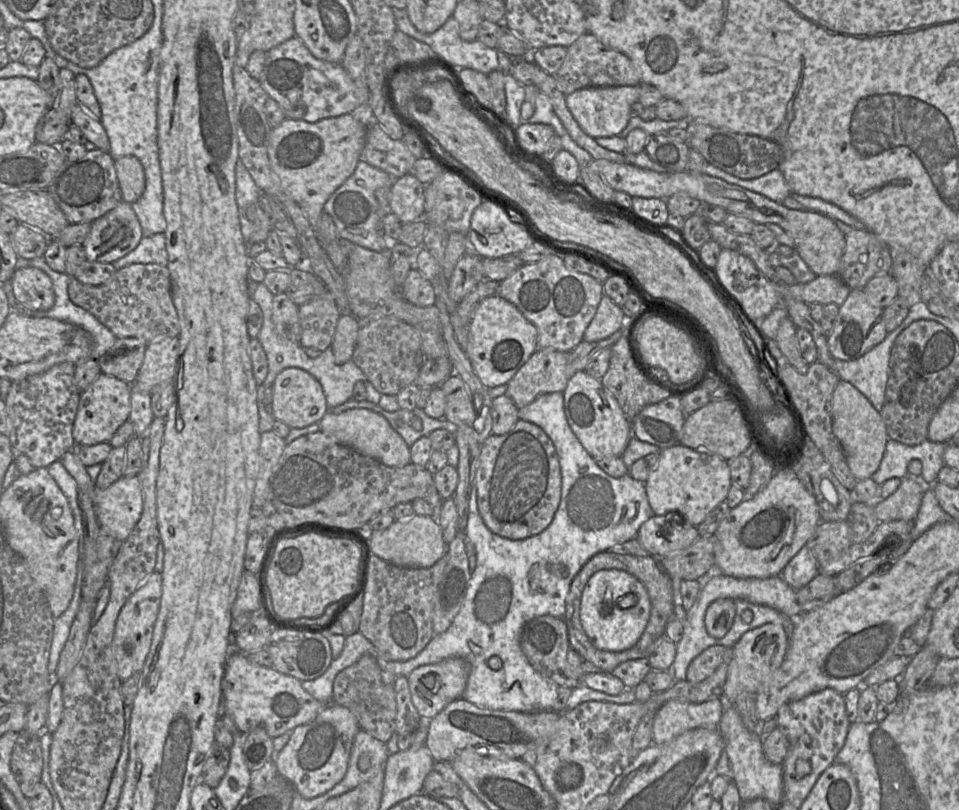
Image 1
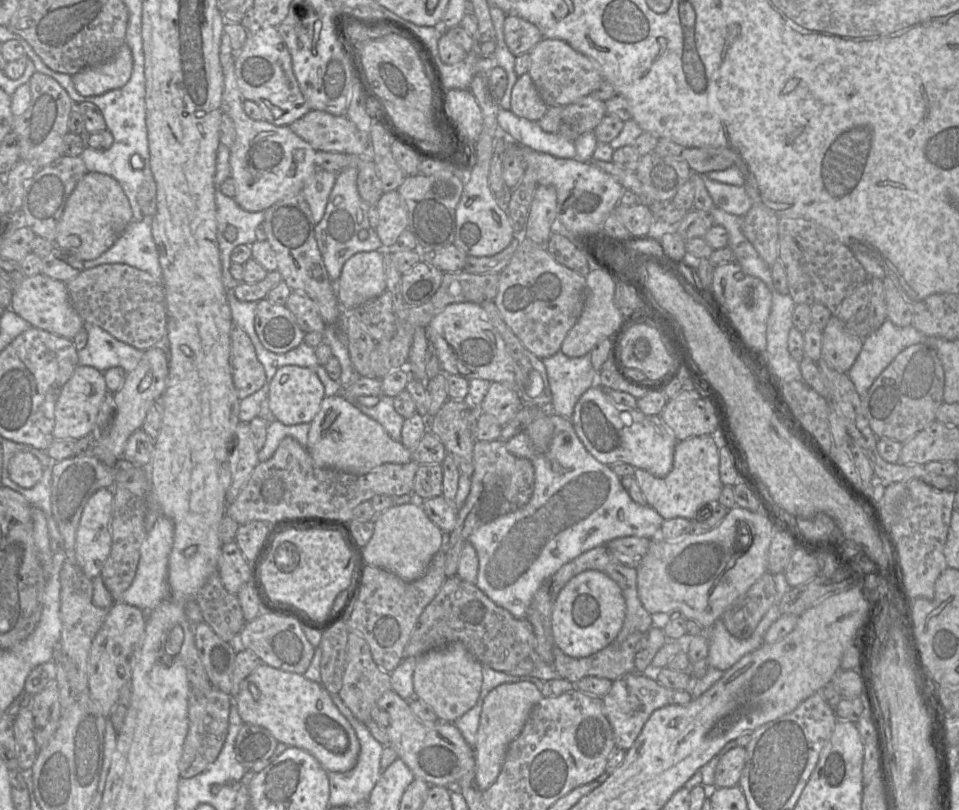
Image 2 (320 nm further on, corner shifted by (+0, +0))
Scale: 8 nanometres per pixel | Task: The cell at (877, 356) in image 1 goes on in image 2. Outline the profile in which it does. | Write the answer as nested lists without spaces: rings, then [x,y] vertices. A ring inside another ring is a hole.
[[[889,319],[865,337],[857,359],[847,372],[860,397],[900,352],[914,344],[926,344],[926,338],[913,325],[899,327]]]

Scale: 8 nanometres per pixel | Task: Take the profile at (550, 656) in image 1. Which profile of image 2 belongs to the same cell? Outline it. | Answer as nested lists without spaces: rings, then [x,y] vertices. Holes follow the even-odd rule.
[[[457,575],[446,578],[434,599],[424,608],[404,648],[403,658],[418,657],[449,644],[462,644],[482,665],[502,672],[509,672],[531,653],[536,653],[535,635],[526,618],[516,619],[510,612],[492,602],[475,584],[468,583]]]

